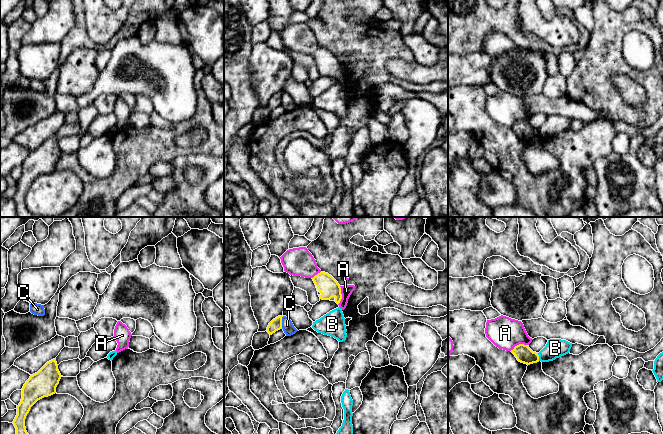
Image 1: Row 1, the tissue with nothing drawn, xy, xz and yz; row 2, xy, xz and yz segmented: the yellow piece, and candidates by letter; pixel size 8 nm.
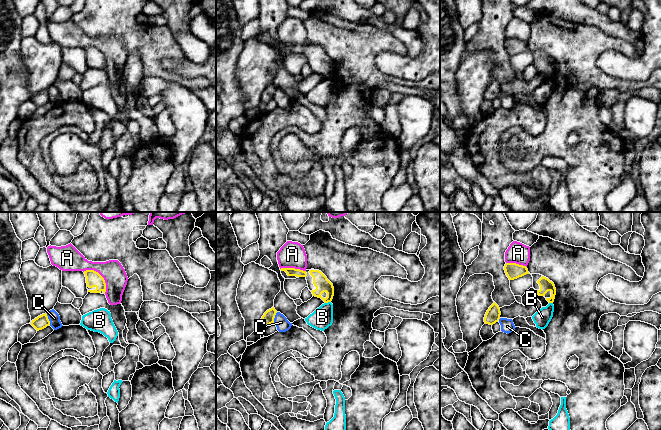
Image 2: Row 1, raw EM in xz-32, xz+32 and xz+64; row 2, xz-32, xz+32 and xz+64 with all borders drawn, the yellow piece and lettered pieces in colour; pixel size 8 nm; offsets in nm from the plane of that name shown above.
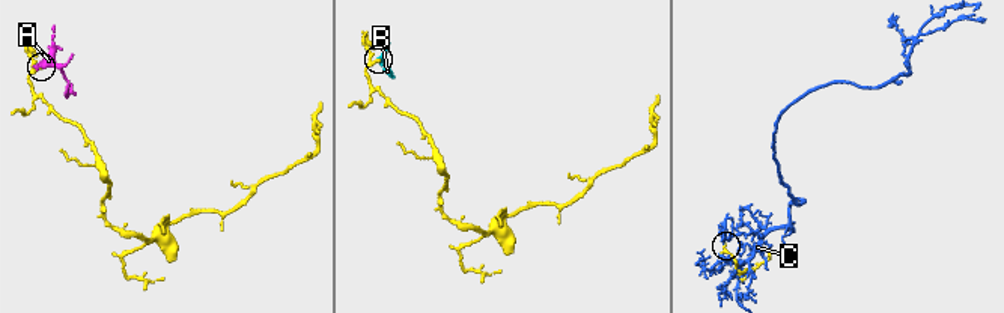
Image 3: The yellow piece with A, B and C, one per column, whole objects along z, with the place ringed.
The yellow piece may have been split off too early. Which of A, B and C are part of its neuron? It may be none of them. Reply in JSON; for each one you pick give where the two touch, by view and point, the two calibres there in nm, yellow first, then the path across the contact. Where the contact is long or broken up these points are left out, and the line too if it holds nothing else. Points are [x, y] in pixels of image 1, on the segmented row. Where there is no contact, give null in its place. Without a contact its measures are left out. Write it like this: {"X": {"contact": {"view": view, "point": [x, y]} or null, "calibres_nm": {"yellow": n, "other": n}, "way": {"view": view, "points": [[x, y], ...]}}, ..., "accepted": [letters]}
{"accepted": []}

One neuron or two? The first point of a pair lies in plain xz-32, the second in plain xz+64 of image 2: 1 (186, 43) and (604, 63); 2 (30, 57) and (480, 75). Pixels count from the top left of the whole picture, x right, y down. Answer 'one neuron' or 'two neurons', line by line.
1: two neurons
2: one neuron

